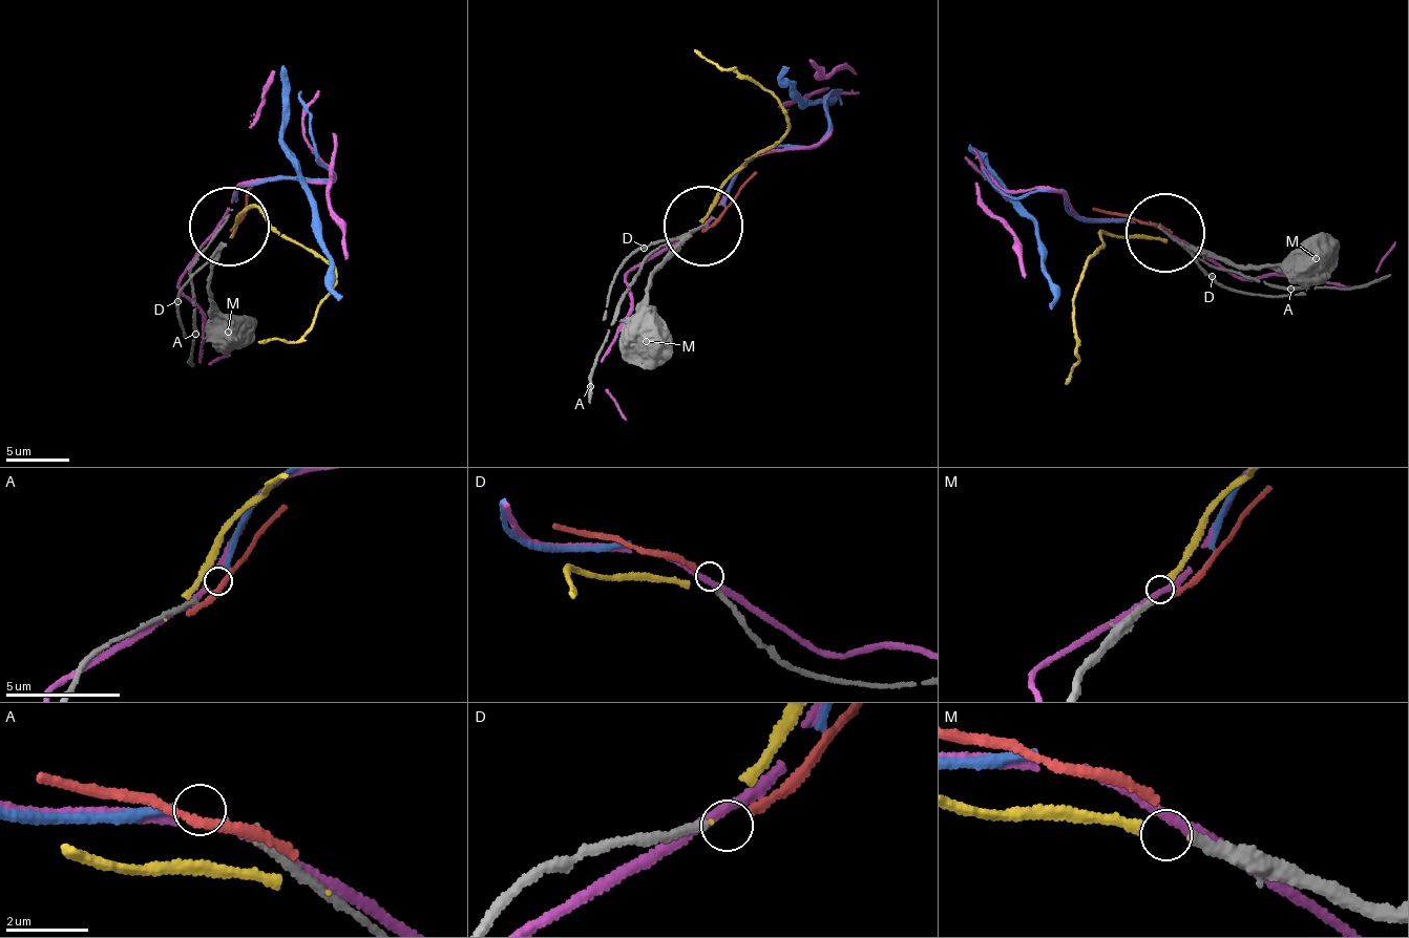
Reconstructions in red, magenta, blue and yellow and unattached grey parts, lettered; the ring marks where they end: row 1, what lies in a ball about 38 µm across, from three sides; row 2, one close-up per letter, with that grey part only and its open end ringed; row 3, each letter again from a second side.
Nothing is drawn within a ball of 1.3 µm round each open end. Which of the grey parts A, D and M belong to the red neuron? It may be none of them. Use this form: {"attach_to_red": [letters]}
{"attach_to_red": ["D"]}

